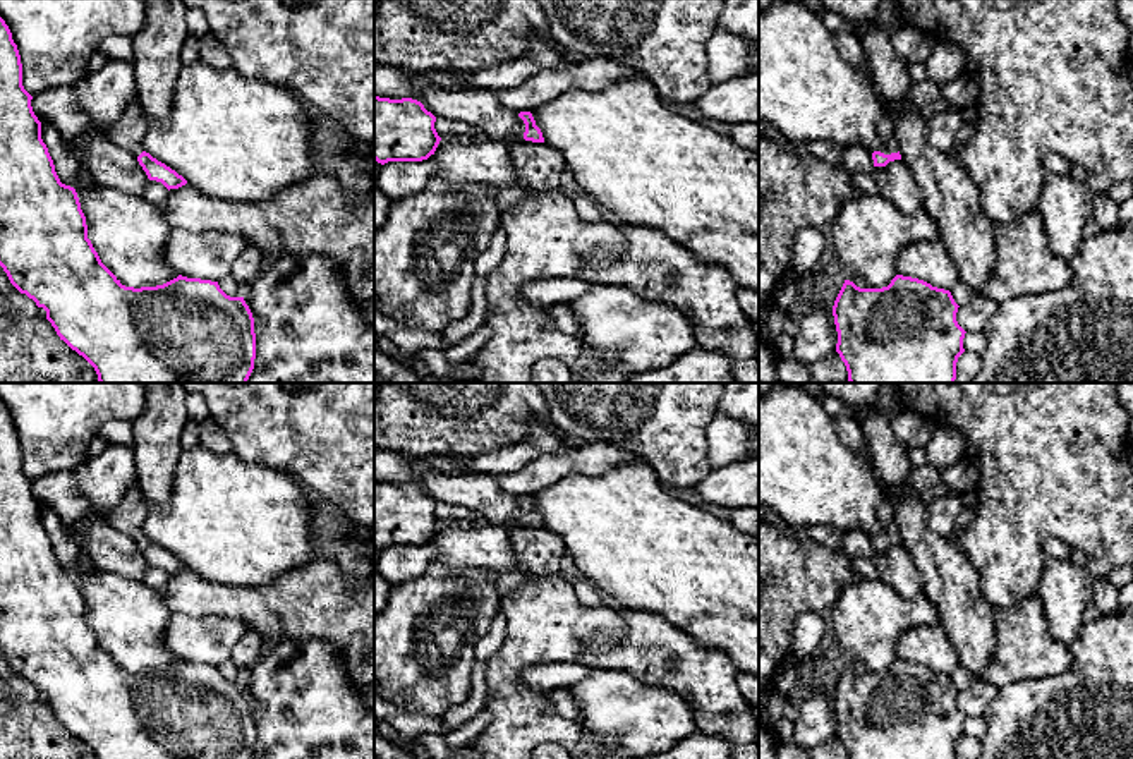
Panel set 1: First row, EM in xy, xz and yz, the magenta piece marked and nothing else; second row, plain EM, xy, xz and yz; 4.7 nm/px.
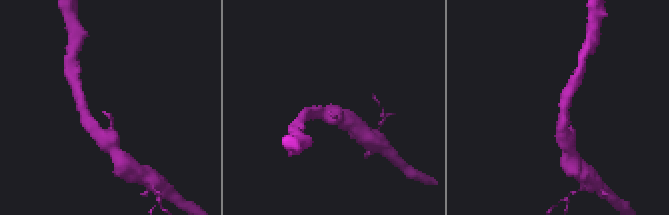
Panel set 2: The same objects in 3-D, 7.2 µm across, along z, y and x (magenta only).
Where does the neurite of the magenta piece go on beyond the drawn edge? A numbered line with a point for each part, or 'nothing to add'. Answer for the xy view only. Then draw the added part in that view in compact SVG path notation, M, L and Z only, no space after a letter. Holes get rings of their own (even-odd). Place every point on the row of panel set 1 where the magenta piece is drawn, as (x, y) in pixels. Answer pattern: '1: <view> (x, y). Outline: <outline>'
1: xy (129, 129). Outline: M134 100L124 115L108 129L112 143L127 148L136 158L144 151L142 137L146 132L144 112L137 100Z

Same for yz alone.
1: yz (886, 127). Outline: M884 106L881 113L881 124L879 124L879 136L882 139L882 146L877 149L884 155L898 153L900 146L894 137L894 112L891 106Z

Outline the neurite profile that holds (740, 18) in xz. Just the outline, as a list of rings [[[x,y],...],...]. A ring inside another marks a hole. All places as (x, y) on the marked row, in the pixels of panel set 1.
[[[724,0],[716,29],[759,41],[759,0]]]

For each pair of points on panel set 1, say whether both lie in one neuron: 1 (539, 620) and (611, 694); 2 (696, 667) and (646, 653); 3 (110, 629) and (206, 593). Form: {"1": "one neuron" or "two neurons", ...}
{"1": "two neurons", "2": "one neuron", "3": "two neurons"}

